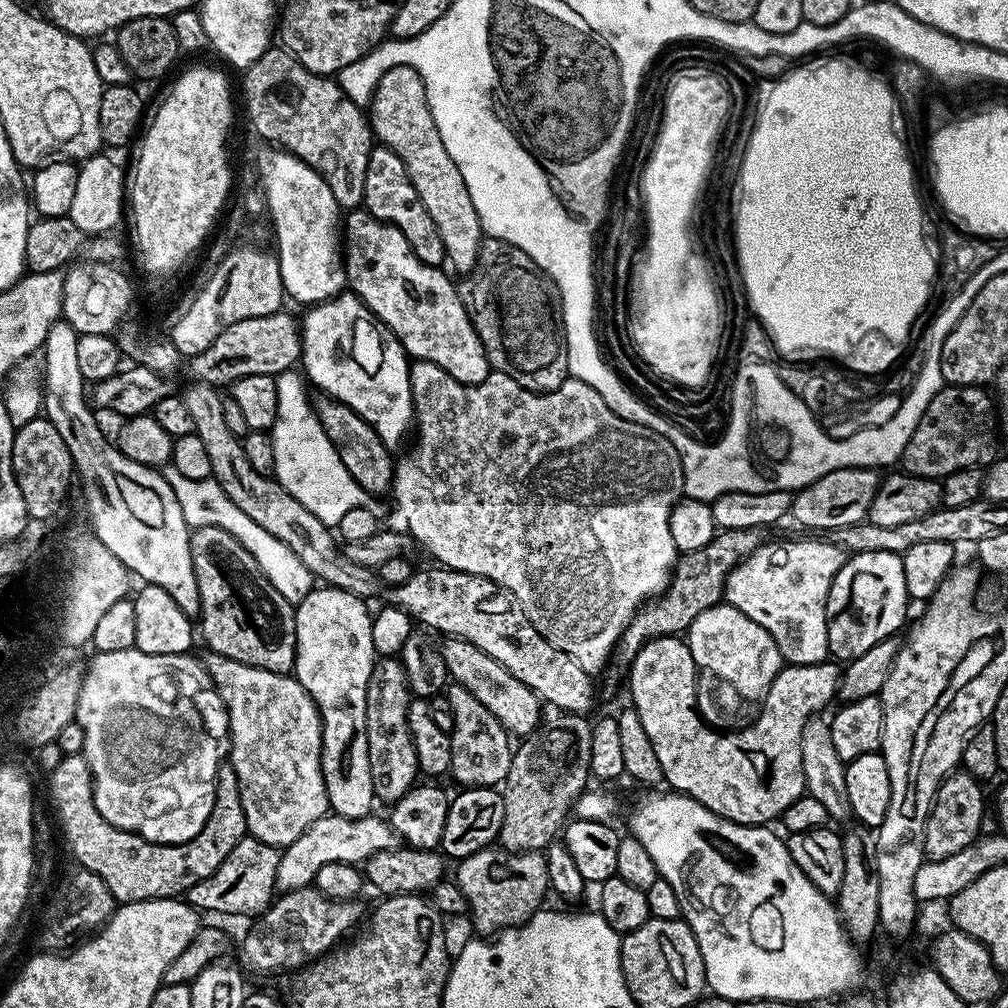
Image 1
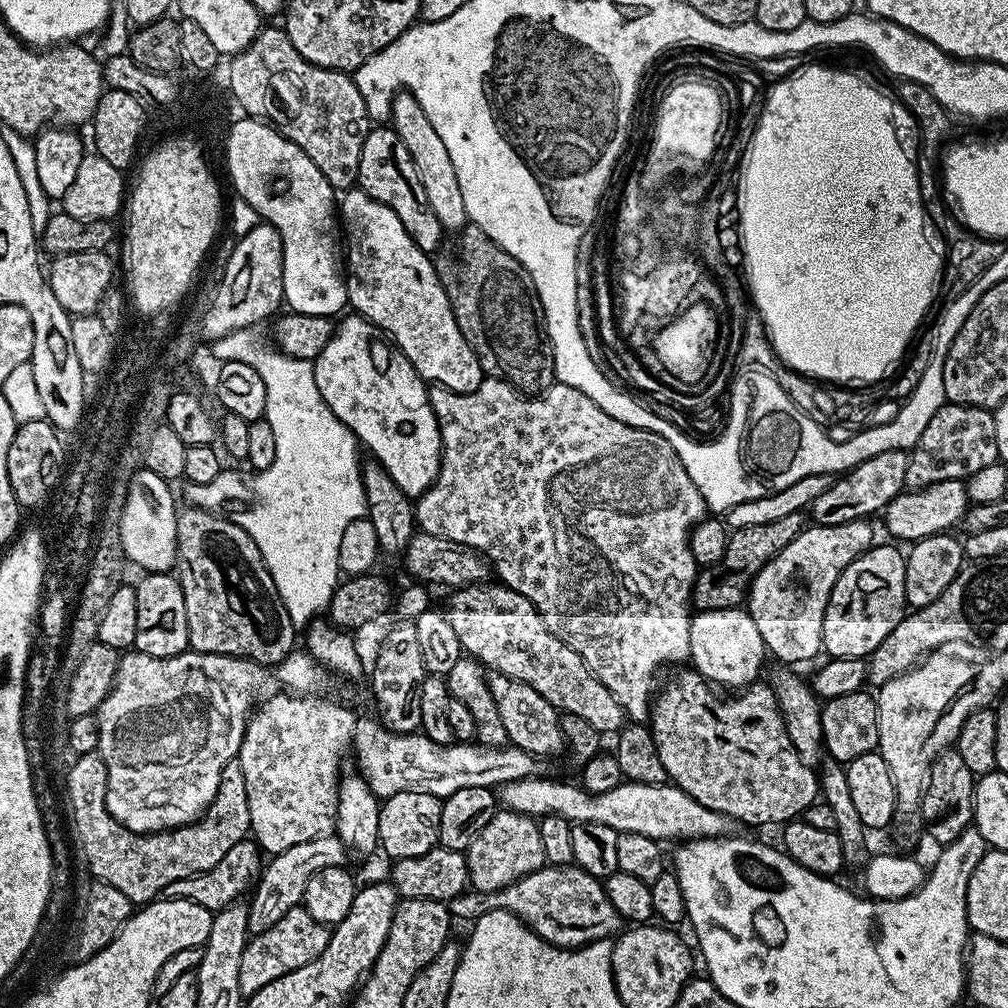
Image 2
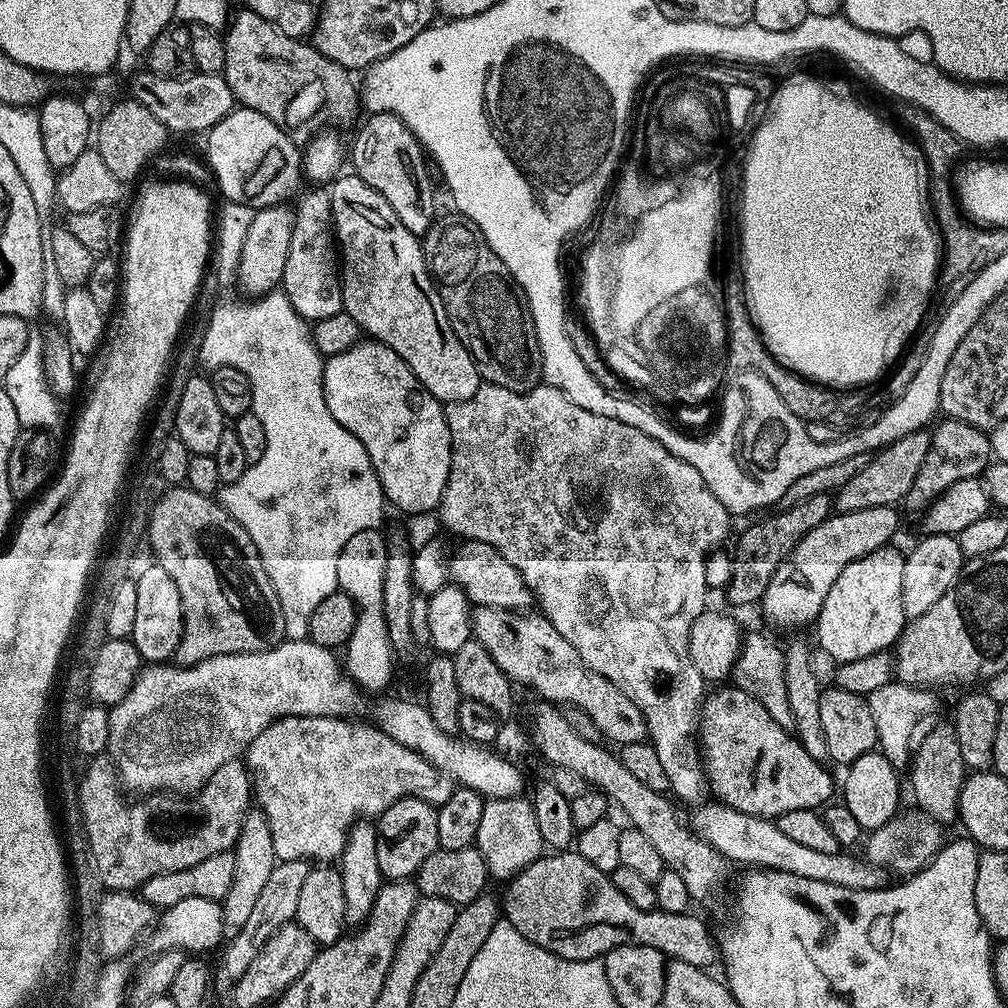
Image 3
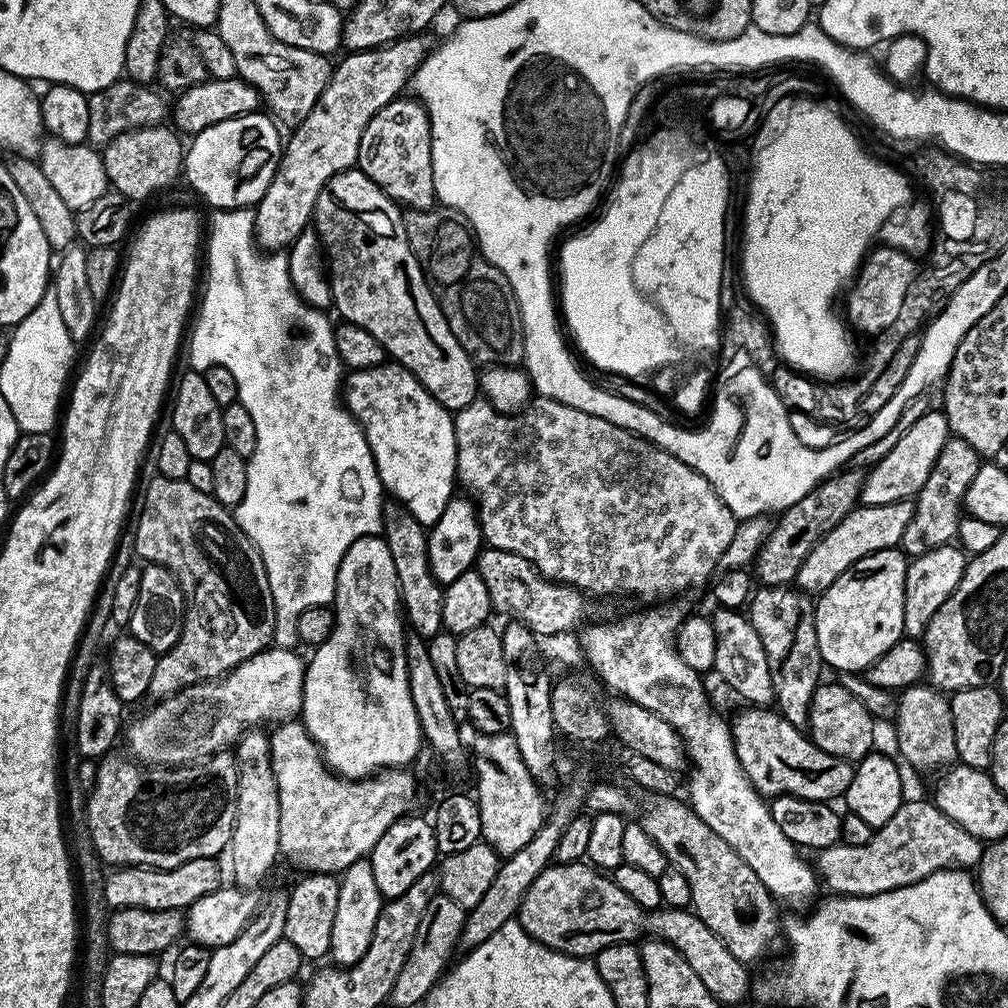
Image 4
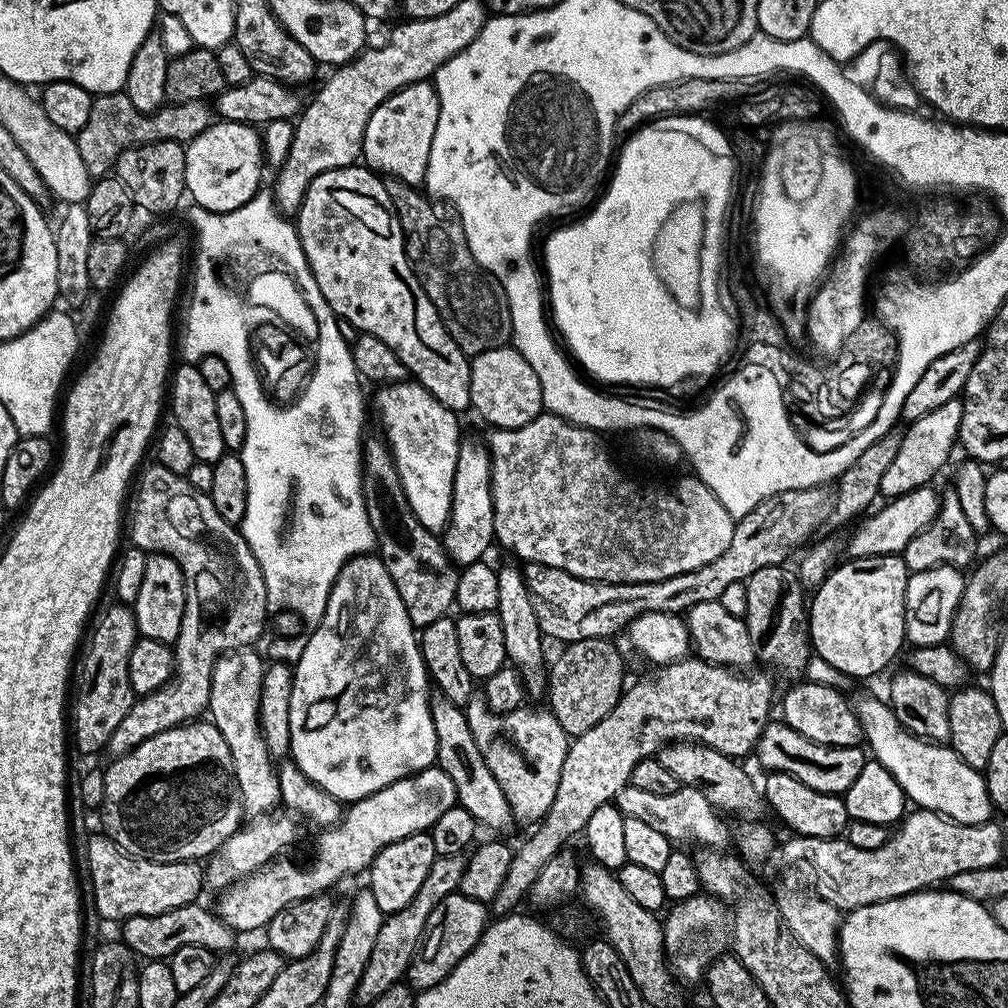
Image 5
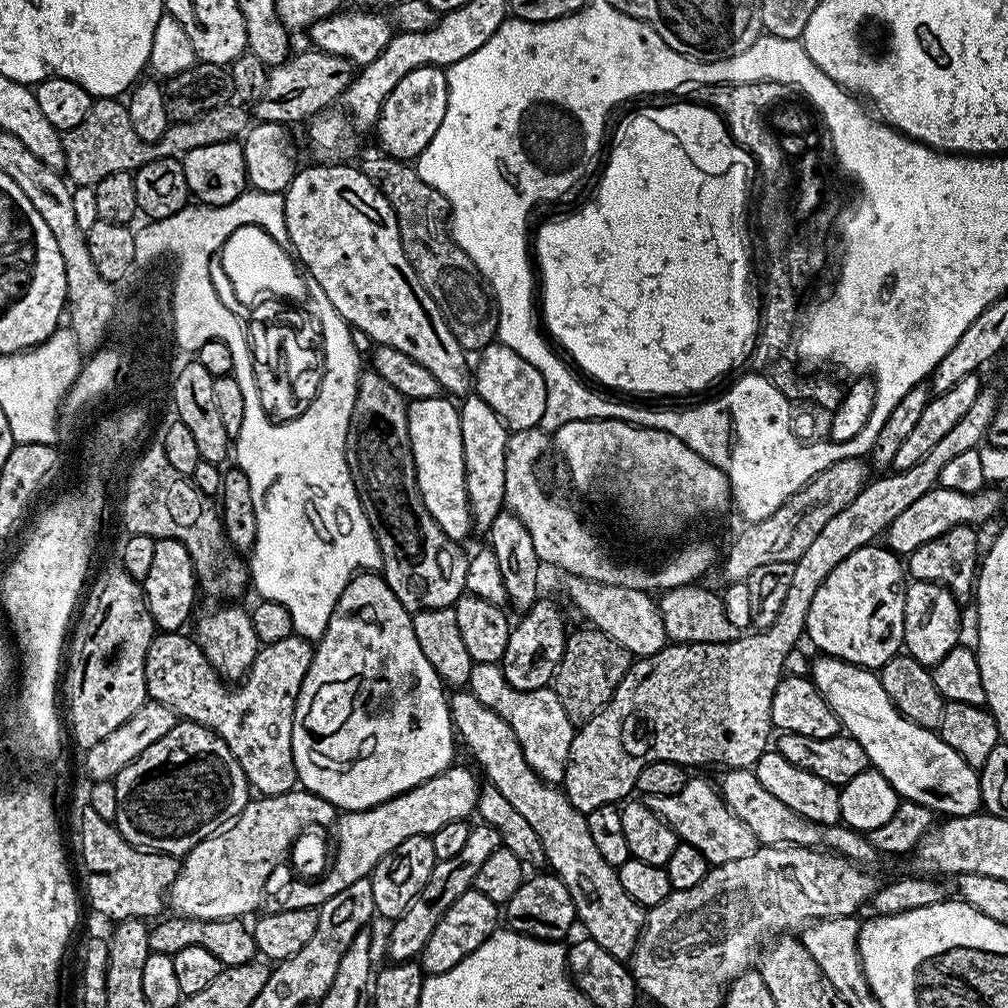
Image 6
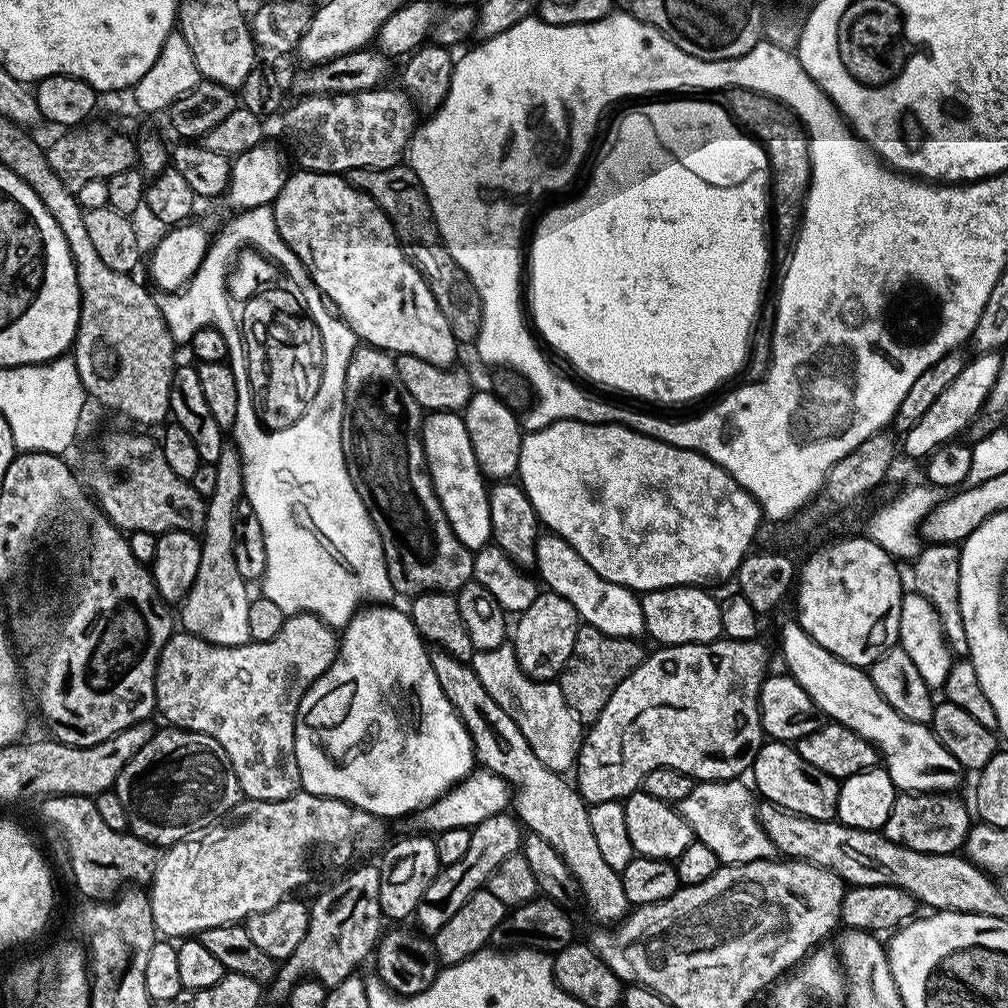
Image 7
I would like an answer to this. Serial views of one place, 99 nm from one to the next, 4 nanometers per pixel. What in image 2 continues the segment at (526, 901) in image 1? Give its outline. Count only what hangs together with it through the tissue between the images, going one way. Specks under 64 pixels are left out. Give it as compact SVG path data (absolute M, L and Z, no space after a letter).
M507 810L496 811L494 818L486 822L482 834L478 834L474 842L470 842L466 855L469 885L486 892L502 890L546 864L539 823L531 816Z

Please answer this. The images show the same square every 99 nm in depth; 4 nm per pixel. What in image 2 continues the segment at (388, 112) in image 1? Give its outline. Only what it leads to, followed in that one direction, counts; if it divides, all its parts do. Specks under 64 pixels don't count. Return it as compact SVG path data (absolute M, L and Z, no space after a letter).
M401 90L392 98L392 115L390 127L406 142L406 150L410 150L410 158L418 170L418 178L422 178L422 190L426 190L426 202L430 202L430 210L438 217L438 222L449 233L455 234L469 223L466 214L466 202L462 202L462 189L458 187L458 174L454 174L454 162L450 162L450 153L442 138L438 138L438 130L430 126L430 118L414 98L411 92Z

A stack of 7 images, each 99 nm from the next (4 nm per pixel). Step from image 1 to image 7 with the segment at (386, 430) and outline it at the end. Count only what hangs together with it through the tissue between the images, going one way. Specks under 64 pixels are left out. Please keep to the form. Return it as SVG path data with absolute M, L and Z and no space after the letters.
M430 412L420 425L420 441L424 443L424 458L428 461L428 473L436 491L438 502L450 522L450 530L473 550L485 548L492 538L490 526L489 485L480 471L478 458L474 458L474 446L470 446L470 434L466 434L466 422L460 412Z

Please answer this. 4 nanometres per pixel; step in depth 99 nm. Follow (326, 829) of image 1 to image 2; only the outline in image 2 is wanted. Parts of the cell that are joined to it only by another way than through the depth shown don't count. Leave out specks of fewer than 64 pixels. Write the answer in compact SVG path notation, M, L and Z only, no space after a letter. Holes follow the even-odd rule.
M335 834L310 838L310 842L298 842L298 846L290 846L290 850L282 850L271 857L272 860L263 865L260 878L254 885L251 893L252 900L248 904L248 931L252 934L259 934L270 930L286 910L297 907L304 899L306 882L318 870L330 866L345 867L350 853L344 847L340 837ZM256 892L256 893L255 893Z

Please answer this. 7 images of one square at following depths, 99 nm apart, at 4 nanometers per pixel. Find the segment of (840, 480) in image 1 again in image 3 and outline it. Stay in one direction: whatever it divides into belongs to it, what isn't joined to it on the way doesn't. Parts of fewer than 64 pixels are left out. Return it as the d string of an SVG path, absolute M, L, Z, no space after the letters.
M927 431L911 432L898 438L892 444L879 449L869 459L866 470L855 478L850 478L846 486L834 493L834 508L837 513L866 510L874 506L896 506L903 501L905 494L914 486L914 478L918 478L918 470L922 470L922 462L928 453L930 436Z

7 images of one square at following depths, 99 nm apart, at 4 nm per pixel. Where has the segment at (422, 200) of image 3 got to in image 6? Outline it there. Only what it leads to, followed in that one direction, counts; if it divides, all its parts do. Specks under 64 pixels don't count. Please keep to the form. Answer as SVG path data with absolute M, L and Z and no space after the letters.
M427 64L418 66L418 70L410 70L410 74L406 74L406 78L402 78L394 90L390 90L374 125L374 133L380 139L379 151L396 160L415 161L426 146L430 146L430 138L434 138L438 126L442 126L447 101L448 73L445 69Z

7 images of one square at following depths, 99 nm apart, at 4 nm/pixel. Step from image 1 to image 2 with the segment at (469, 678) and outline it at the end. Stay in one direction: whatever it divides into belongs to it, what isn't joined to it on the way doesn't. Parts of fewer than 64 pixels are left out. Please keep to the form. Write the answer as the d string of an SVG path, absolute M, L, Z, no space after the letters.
M489 671L487 673L490 694L498 706L498 715L502 717L502 726L506 726L508 744L513 748L526 750L532 756L549 758L565 751L566 737L560 725L561 713L526 682L516 681L506 674Z

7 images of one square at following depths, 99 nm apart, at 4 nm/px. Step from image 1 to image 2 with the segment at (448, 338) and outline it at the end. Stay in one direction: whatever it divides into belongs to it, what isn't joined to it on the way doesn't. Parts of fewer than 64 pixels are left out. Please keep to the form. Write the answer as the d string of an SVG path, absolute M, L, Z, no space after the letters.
M360 187L349 188L339 197L338 200L338 220L342 225L342 236L348 239L348 260L346 256L346 283L348 286L348 302L351 311L357 316L362 316L376 325L381 333L390 337L391 343L399 348L400 352L414 366L417 376L425 382L431 382L433 385L441 388L449 388L455 392L476 392L480 388L480 384L484 381L485 374L482 366L478 362L478 358L474 354L474 350L470 350L470 346L466 342L466 338L462 338L462 330L458 330L458 322L452 313L450 302L446 298L446 290L440 285L440 279L436 273L435 263L430 259L429 253L423 252L416 243L410 238L410 234L406 234L406 226L402 226L402 222L398 222L398 214L394 214L394 210L390 210L390 206L382 206L382 202L378 202L374 198L370 198L370 194L366 194Z

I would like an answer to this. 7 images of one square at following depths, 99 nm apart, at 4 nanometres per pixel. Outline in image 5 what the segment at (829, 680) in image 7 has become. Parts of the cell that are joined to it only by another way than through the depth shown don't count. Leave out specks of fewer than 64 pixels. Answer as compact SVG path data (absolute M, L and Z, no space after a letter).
M864 696L856 700L854 709L860 720L860 731L866 748L879 764L886 766L890 774L902 786L905 797L913 800L916 808L929 808L941 812L951 820L963 824L986 824L993 819L994 809L981 769L966 766L962 758L950 746L931 740L921 740L913 732L907 732L896 721L896 715L883 699Z

